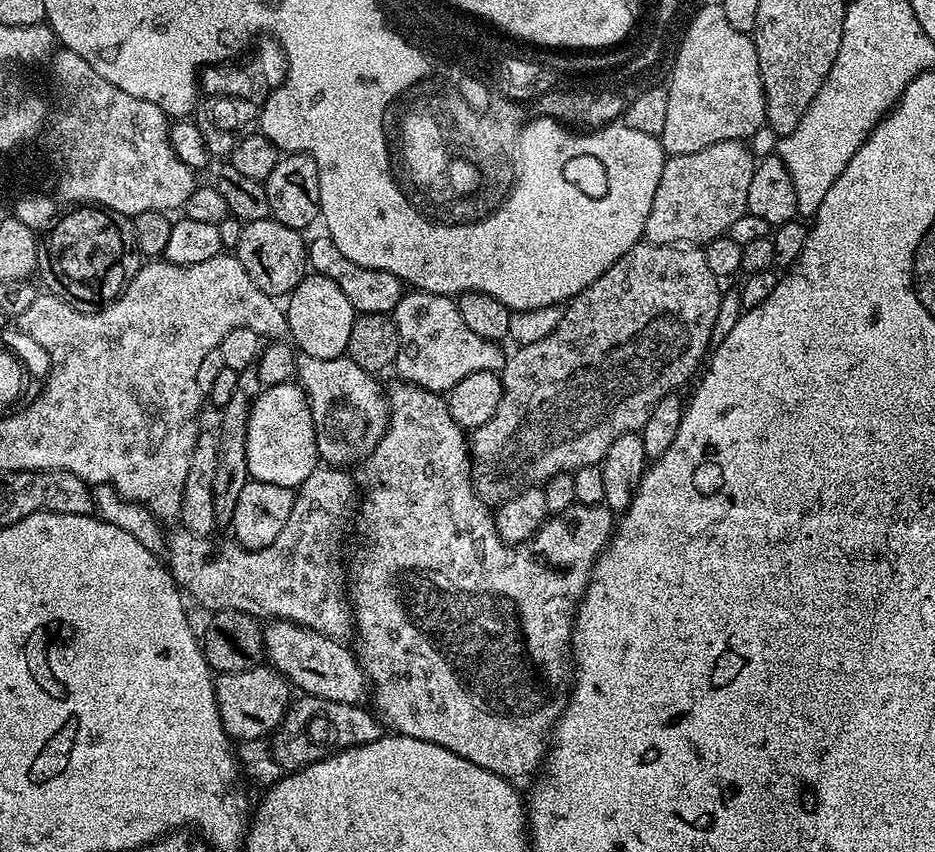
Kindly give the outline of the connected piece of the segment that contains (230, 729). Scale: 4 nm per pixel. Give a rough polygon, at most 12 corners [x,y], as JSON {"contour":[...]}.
{"contour":[[271,666],[215,677],[233,741],[271,737],[290,683]]}

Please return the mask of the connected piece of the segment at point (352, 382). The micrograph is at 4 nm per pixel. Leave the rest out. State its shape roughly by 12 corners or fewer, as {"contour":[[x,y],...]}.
{"contour":[[297,355],[319,455],[363,457],[388,400],[347,355]]}

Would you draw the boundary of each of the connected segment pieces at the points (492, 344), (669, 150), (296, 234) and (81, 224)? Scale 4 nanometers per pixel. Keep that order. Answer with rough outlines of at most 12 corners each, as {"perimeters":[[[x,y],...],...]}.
{"perimeters":[[[408,290],[390,315],[401,381],[447,394],[506,352],[451,296]],[[690,16],[666,81],[668,156],[766,124],[755,39]],[[244,224],[234,255],[258,290],[284,298],[306,275],[297,229]],[[87,202],[40,240],[45,289],[107,306],[138,267],[132,217]]]}

